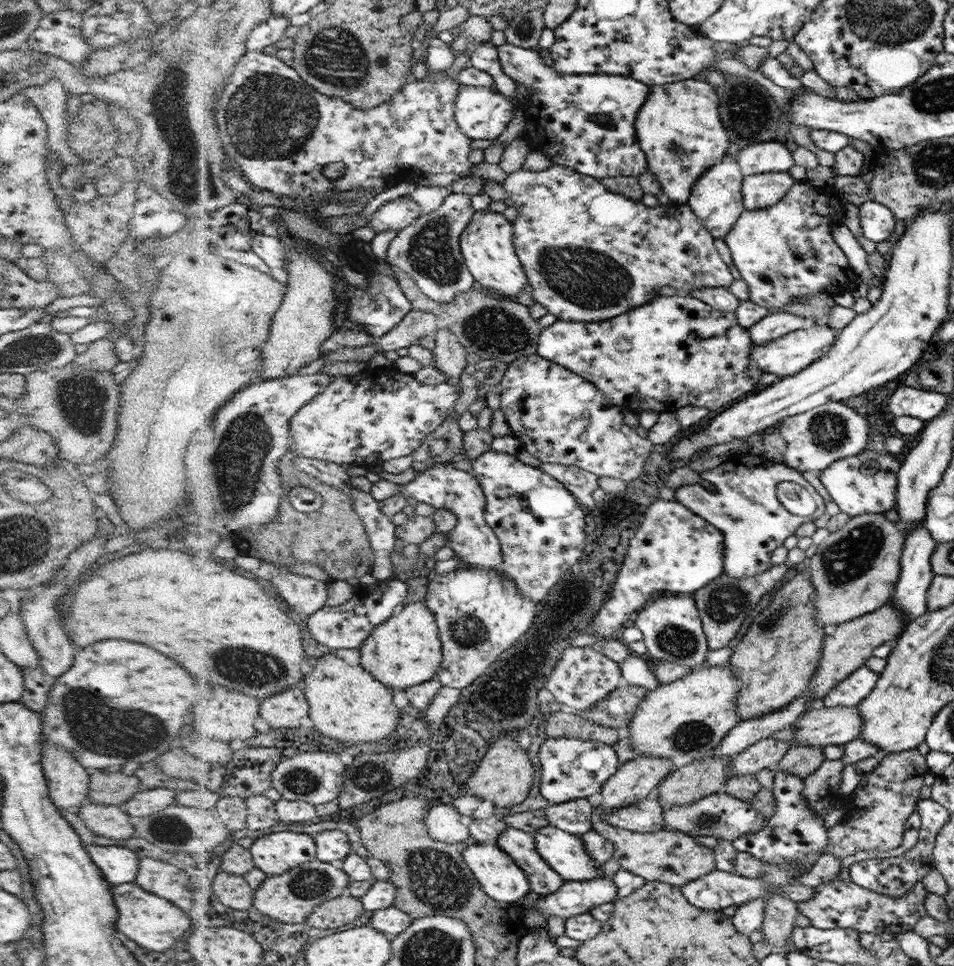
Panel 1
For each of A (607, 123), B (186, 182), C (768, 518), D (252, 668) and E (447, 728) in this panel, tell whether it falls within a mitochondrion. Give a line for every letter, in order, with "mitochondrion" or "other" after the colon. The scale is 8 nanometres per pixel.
A: other
B: mitochondrion
C: other
D: mitochondrion
E: other

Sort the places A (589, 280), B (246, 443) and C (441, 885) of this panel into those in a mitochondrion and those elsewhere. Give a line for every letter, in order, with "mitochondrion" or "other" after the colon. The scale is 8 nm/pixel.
A: mitochondrion
B: mitochondrion
C: mitochondrion

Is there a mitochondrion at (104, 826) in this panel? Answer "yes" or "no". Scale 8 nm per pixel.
no

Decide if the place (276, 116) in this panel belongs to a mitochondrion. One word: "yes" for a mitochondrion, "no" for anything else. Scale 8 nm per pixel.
yes

